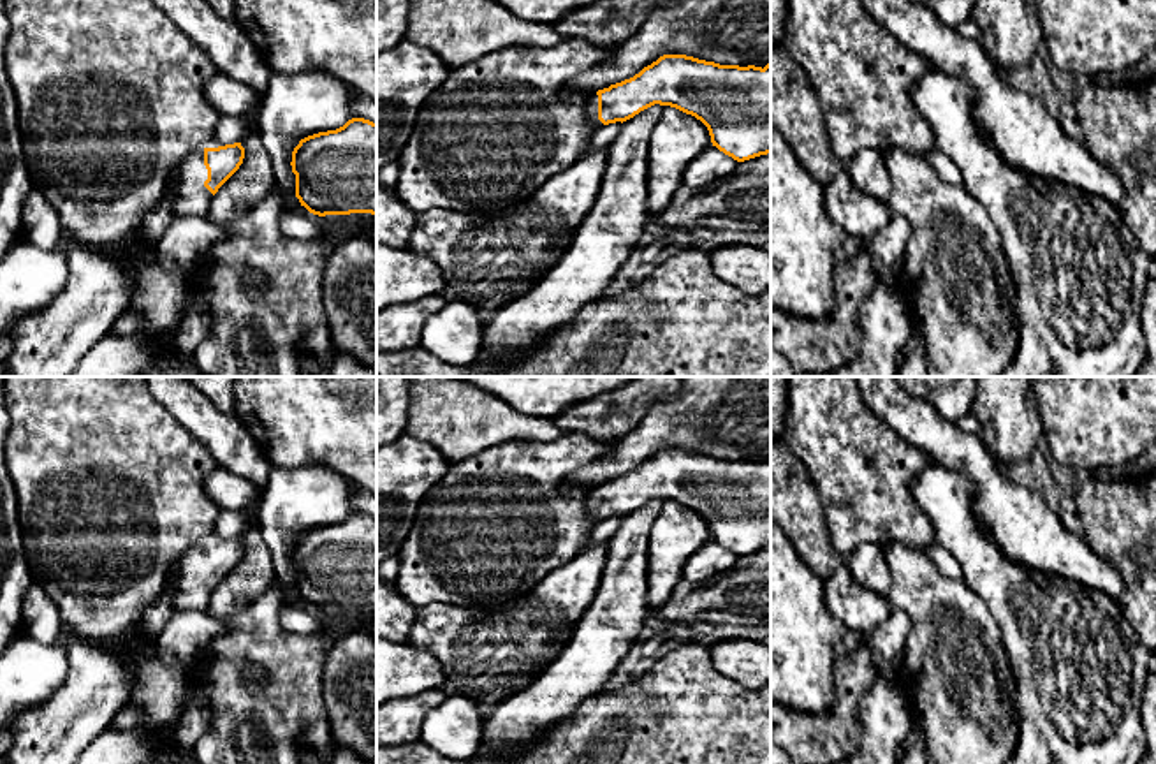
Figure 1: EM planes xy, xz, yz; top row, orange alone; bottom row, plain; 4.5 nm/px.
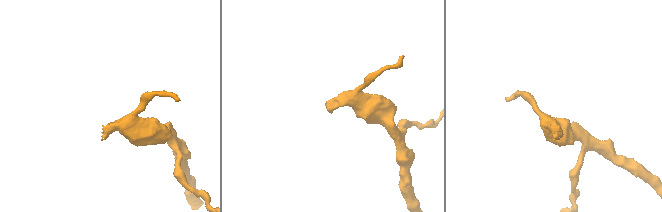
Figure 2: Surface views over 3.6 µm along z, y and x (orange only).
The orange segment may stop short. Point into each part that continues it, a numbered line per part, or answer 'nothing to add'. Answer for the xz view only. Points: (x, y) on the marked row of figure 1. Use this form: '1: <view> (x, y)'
1: xz (593, 101)

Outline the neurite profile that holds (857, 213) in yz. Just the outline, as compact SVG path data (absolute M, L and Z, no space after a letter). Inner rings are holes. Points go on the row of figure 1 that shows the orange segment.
M846 169L823 187L823 201L829 218L860 243L866 243L894 218L889 202L860 192Z

